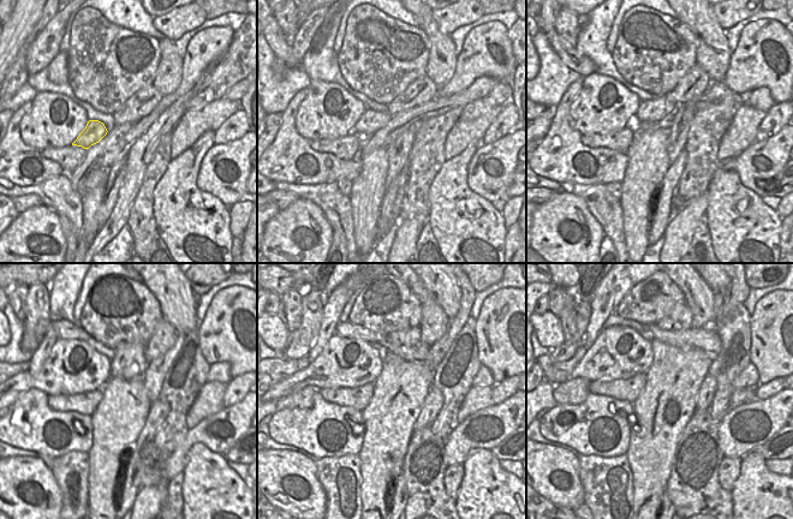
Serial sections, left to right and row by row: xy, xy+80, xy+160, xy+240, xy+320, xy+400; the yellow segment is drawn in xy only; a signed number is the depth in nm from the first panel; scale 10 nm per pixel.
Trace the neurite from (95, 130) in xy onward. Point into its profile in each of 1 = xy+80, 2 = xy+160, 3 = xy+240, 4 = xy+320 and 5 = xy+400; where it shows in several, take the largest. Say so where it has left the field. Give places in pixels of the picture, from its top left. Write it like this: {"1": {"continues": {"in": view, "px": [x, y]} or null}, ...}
{"1": {"continues": {"in": "xy+80", "px": [371, 121]}}, "2": {"continues": {"in": "xy+160", "px": [654, 111]}}, "3": {"continues": {"in": "xy+240", "px": [126, 365]}}, "4": {"continues": {"in": "xy+320", "px": [407, 338]}}, "5": {"continues": {"in": "xy+400", "px": [680, 318]}}}

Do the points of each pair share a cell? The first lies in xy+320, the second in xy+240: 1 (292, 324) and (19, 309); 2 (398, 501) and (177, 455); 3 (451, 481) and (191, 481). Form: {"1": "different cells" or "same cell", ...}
{"1": "same cell", "2": "different cells", "3": "different cells"}

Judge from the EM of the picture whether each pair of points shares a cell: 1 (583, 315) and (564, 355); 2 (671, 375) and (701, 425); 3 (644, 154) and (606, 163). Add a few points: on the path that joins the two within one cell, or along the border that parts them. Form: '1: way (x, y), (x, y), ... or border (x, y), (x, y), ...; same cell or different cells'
1: way (582, 324), (579, 338), (572, 345); same cell
2: border (696, 411), (679, 437); different cells
3: border (626, 154), (627, 166), (625, 176), (620, 182); different cells

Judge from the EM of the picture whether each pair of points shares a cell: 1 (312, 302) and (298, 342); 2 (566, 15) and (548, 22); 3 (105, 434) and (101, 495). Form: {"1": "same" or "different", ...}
{"1": "same", "2": "different", "3": "same"}

